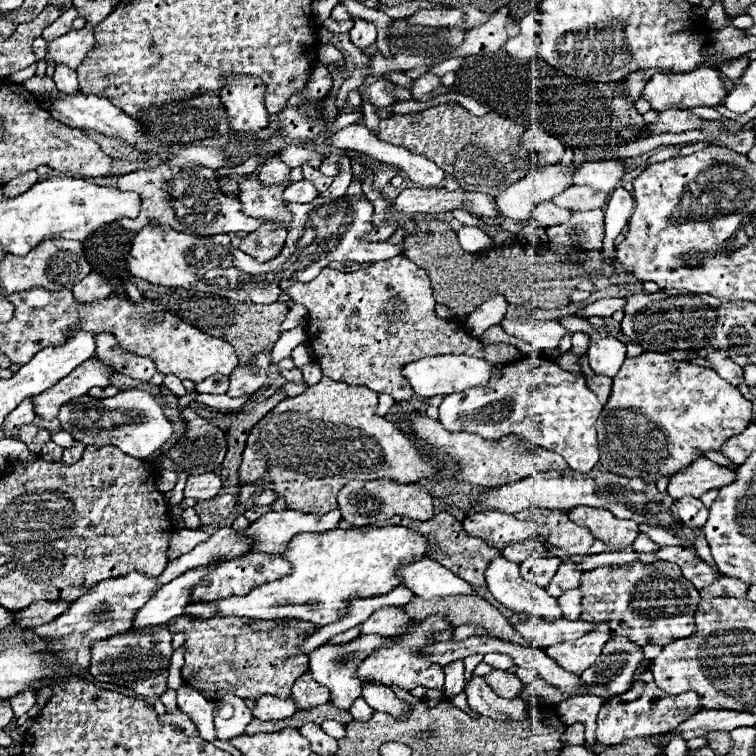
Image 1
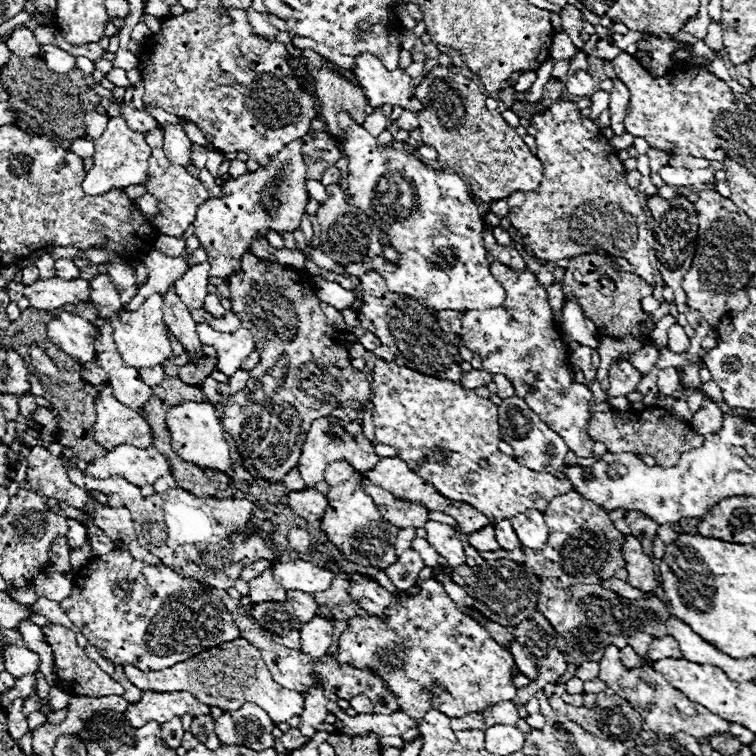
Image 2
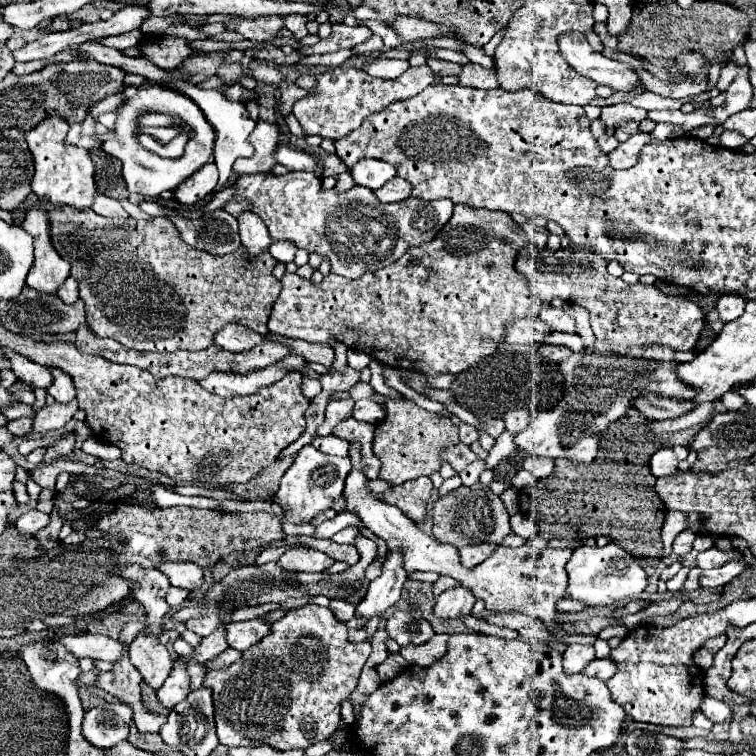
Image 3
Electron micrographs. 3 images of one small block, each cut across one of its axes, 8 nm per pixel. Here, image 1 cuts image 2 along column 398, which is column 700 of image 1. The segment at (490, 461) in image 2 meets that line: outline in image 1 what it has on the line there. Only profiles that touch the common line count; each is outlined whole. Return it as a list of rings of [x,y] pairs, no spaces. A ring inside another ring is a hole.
[[[642,352],[622,362],[620,372],[614,376],[610,400],[596,420],[600,464],[618,476],[644,478],[648,484],[656,484],[660,478],[670,478],[682,468],[688,468],[706,452],[720,452],[728,438],[742,434],[752,424],[752,414],[752,402],[714,370],[690,362],[676,362],[672,356],[660,352]]]

